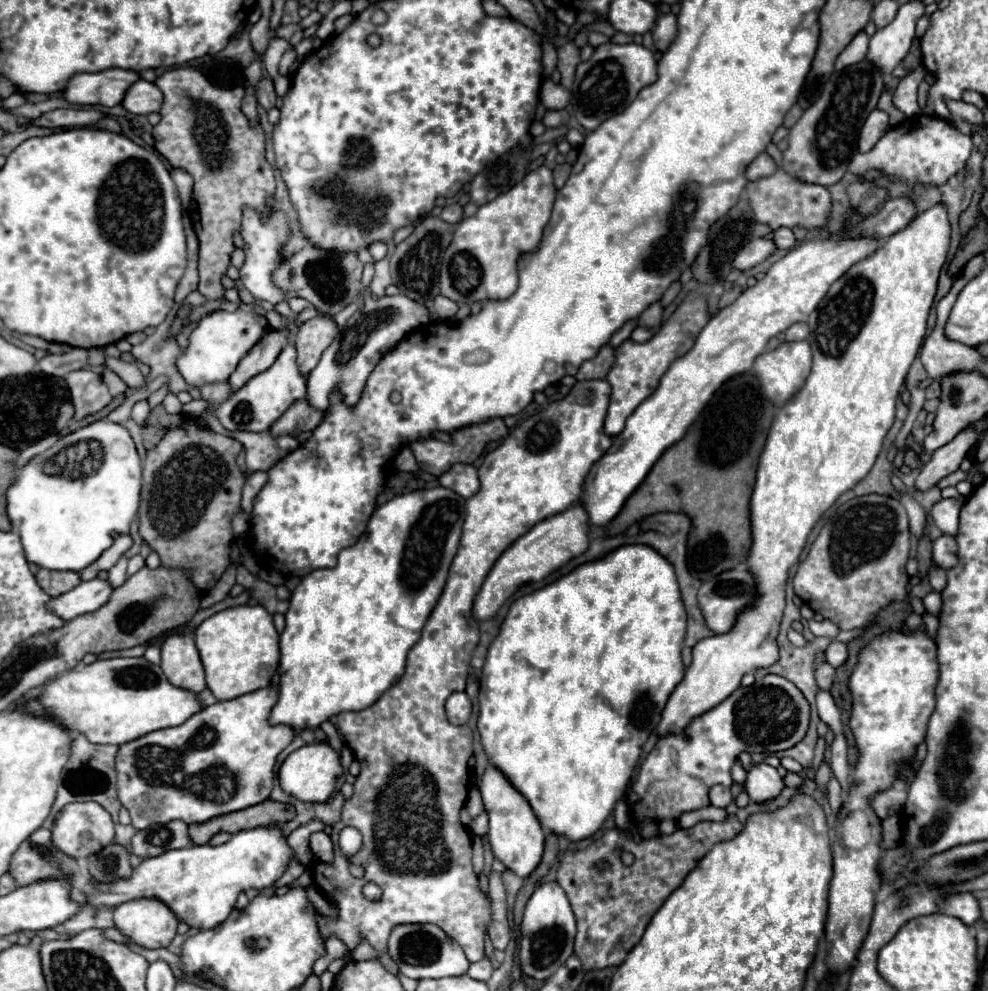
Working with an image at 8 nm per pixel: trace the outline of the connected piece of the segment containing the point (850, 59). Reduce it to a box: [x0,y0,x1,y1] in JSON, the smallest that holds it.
[835,32,869,70]

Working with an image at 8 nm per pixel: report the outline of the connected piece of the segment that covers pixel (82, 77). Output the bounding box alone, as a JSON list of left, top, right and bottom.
[63,68,139,106]

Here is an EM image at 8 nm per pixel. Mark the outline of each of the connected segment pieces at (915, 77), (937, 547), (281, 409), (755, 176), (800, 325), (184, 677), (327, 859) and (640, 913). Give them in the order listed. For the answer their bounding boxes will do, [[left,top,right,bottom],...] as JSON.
[[893,65,928,116],[933,536,957,570],[217,340,305,432],[747,152,777,180],[785,322,809,342],[161,636,205,692],[309,832,335,864],[557,814,743,970]]

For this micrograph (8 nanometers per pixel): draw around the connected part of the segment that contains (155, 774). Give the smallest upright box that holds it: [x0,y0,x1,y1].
[117,684,297,830]

